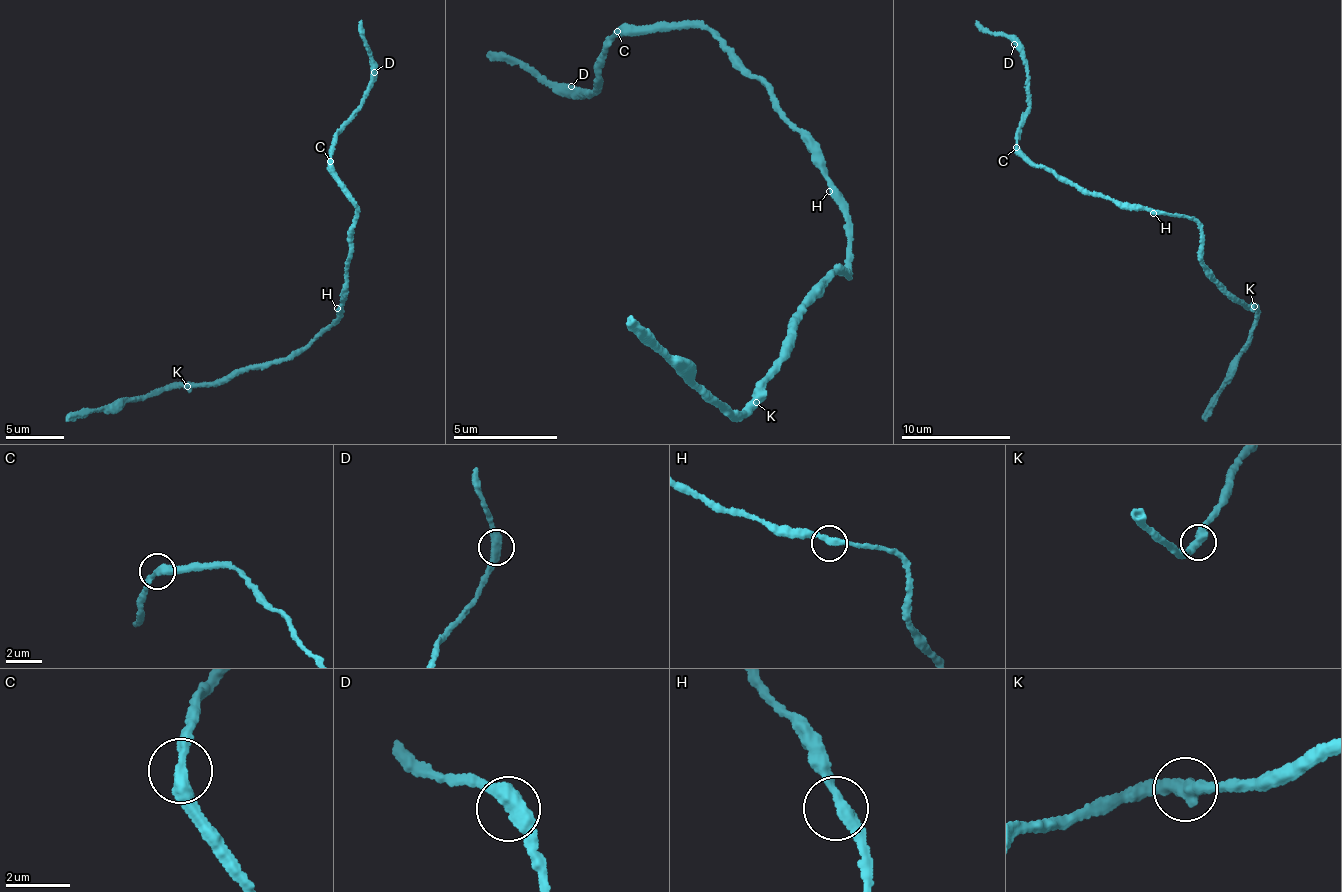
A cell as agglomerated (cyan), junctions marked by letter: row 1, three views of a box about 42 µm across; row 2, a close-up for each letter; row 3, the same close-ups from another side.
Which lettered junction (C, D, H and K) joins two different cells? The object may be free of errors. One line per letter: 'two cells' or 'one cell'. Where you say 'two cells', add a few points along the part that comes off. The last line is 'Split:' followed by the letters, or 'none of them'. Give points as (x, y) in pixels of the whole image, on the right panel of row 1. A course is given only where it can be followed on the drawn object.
C: one cell
D: one cell
H: one cell
K: one cell
Split: none of them

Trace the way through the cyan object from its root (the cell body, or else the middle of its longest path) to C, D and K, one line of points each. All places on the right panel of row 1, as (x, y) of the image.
C: (1156, 211), (1129, 206), (1080, 189), (1034, 163), (1017, 147)
D: (1156, 211), (1080, 189), (1017, 147), (1028, 82), (1026, 59), (1014, 44)
K: (1156, 211), (1196, 221), (1204, 265), (1225, 290), (1245, 305), (1254, 306)

